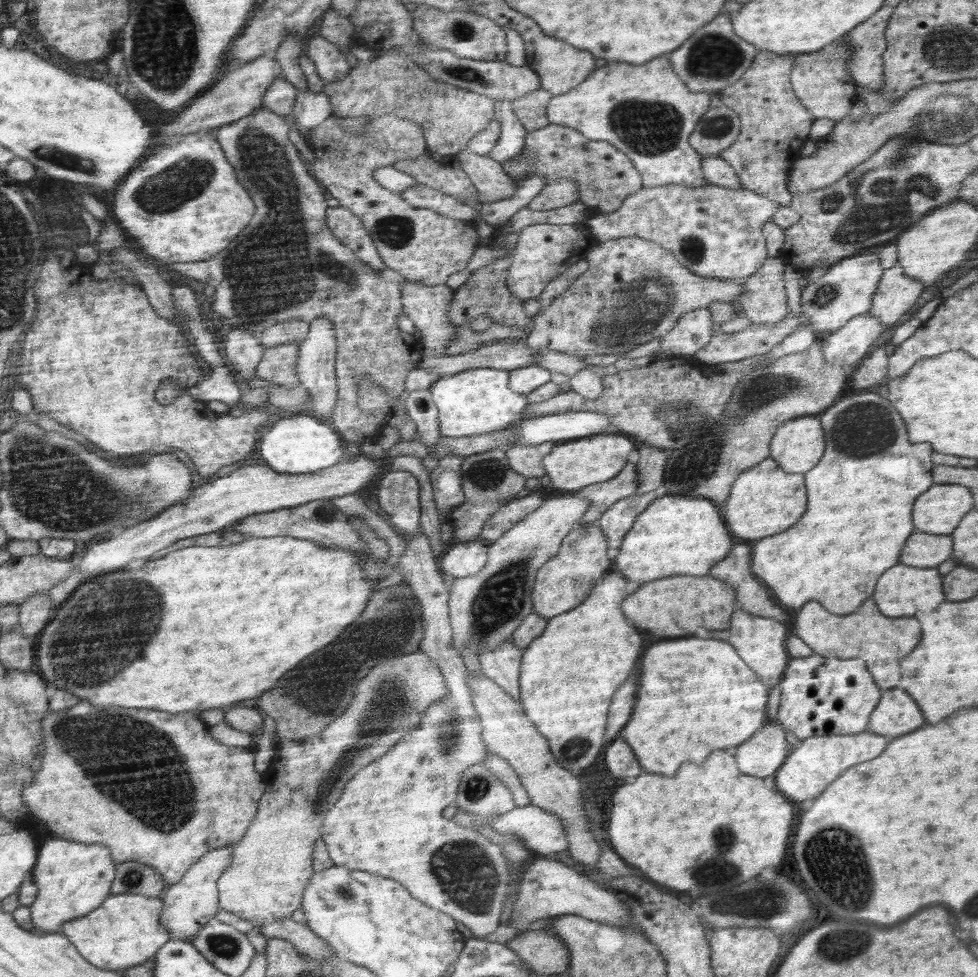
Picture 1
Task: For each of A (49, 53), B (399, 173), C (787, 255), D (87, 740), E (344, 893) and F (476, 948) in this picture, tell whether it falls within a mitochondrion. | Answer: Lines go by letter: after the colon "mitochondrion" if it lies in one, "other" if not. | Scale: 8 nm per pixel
A: other
B: other
C: other
D: mitochondrion
E: mitochondrion
F: other

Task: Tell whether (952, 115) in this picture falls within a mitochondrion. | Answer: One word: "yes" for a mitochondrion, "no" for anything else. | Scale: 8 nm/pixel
yes

